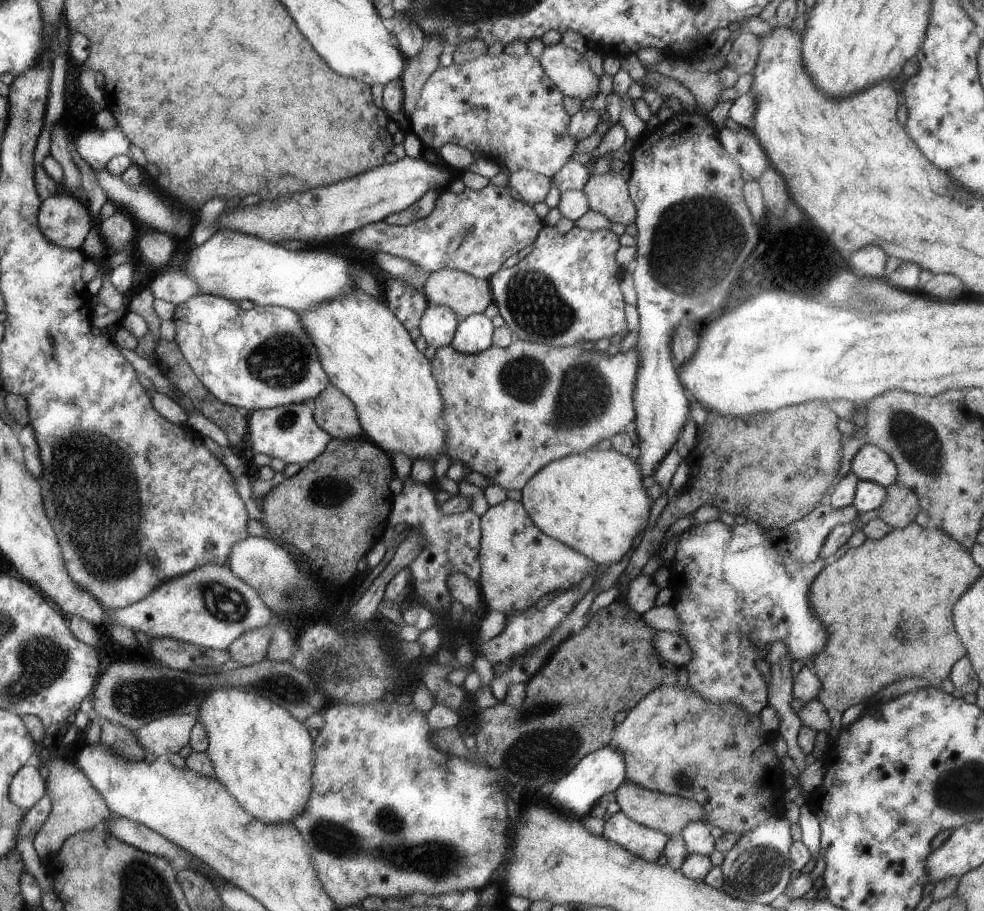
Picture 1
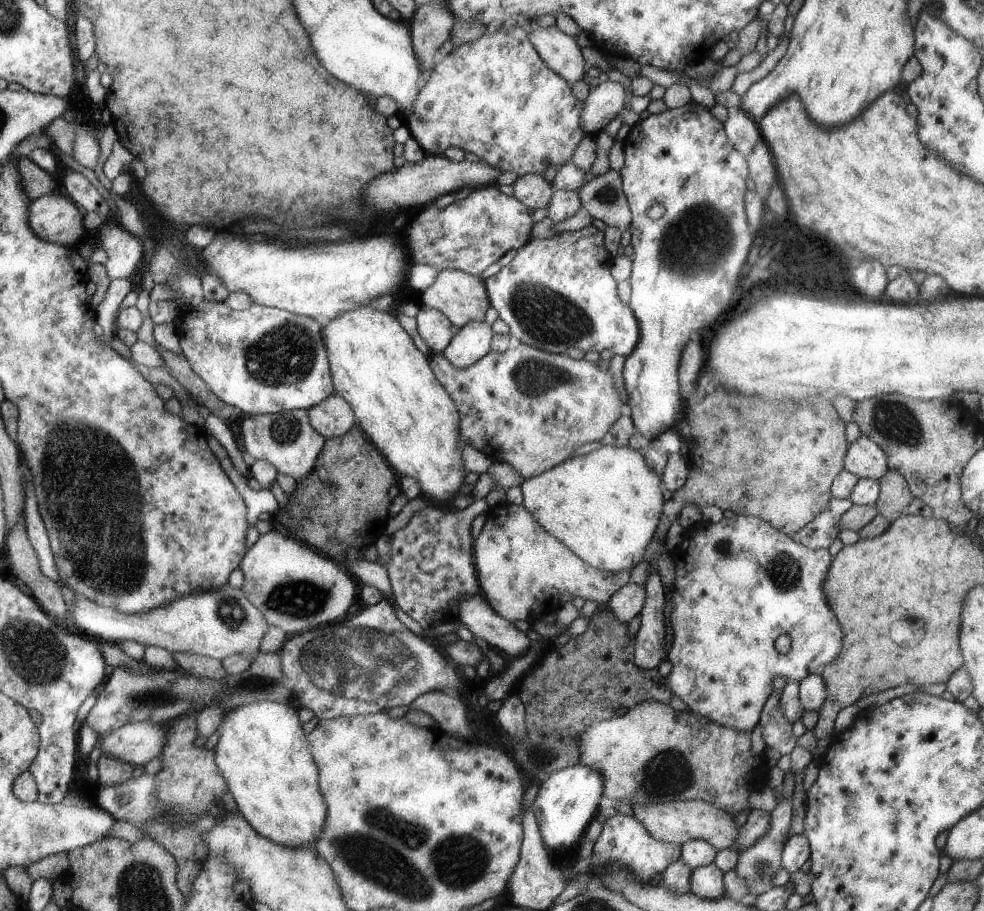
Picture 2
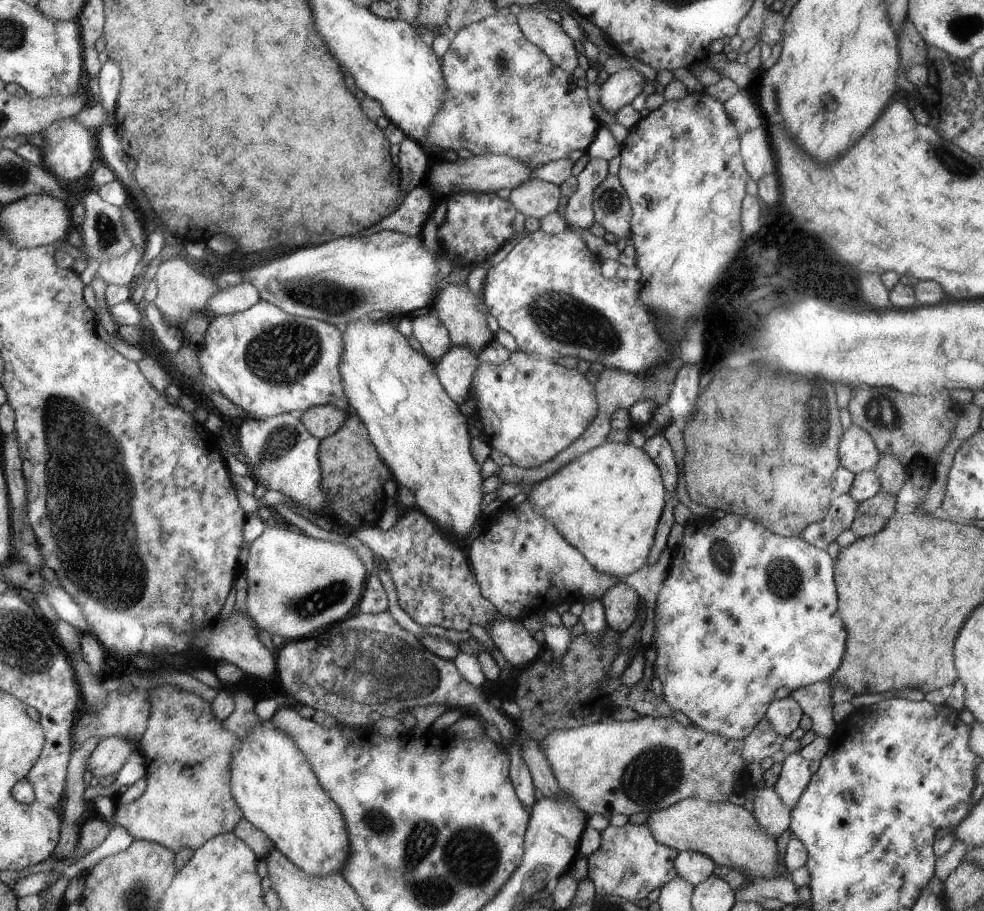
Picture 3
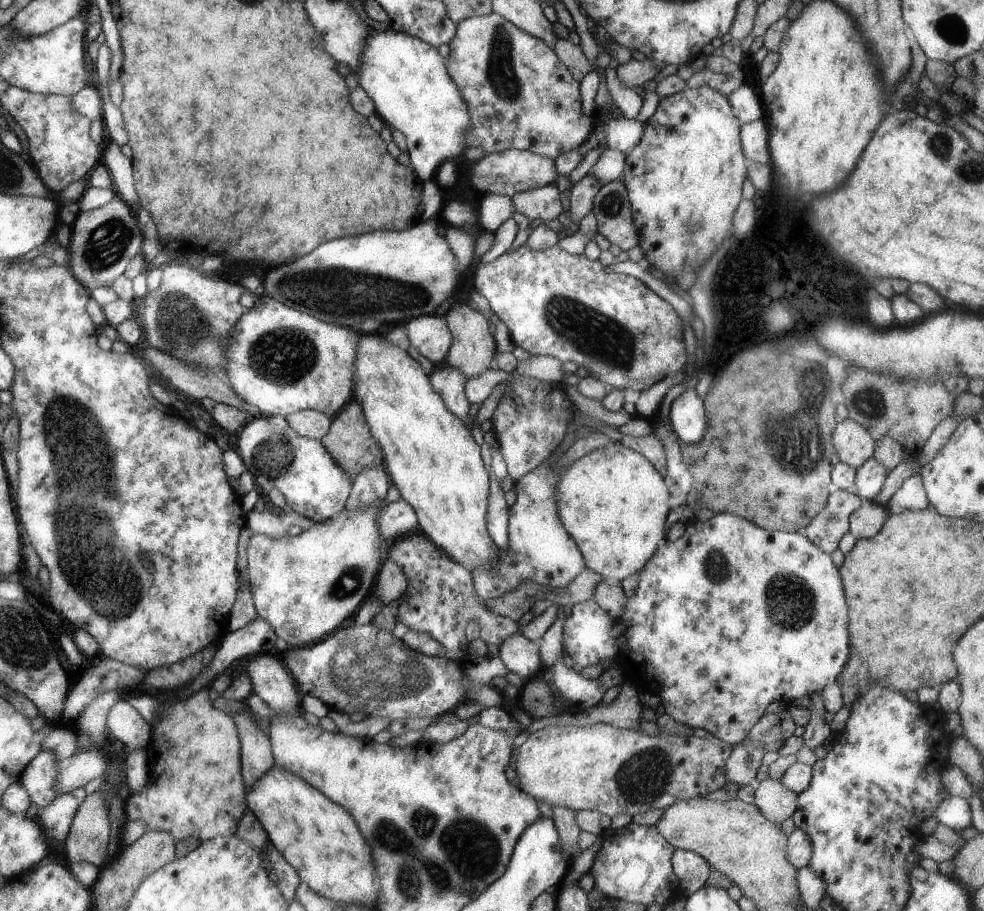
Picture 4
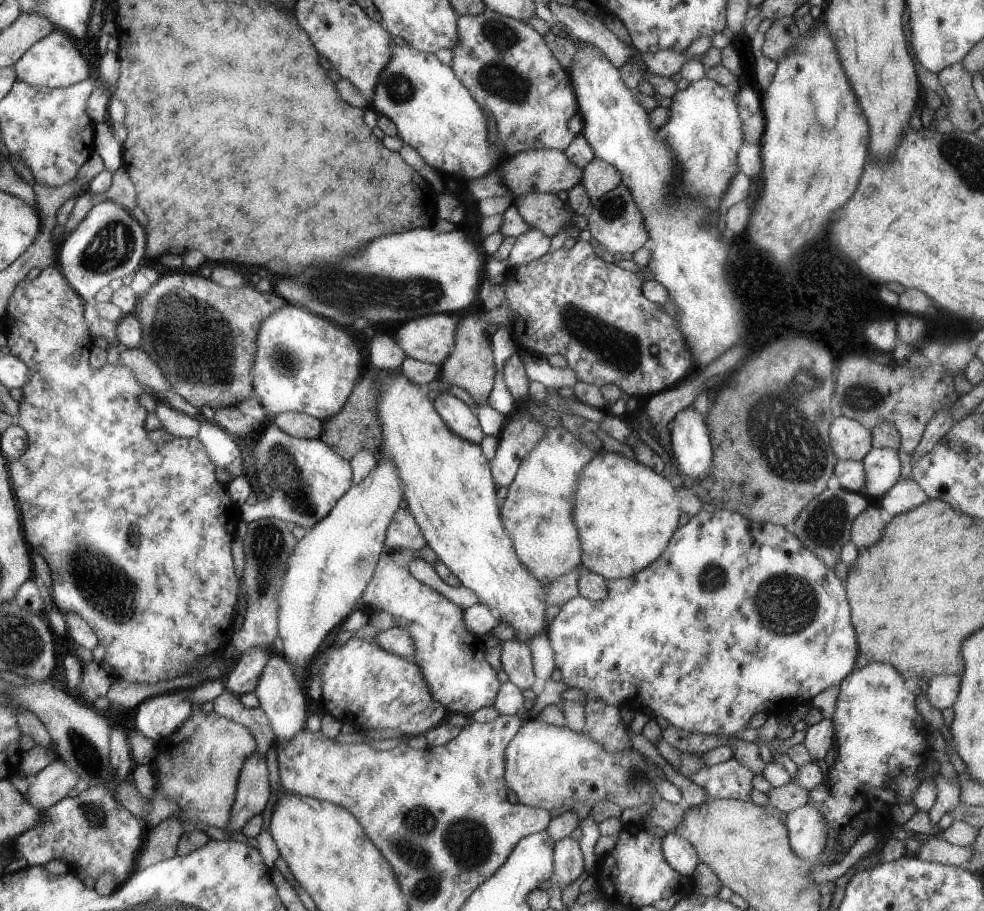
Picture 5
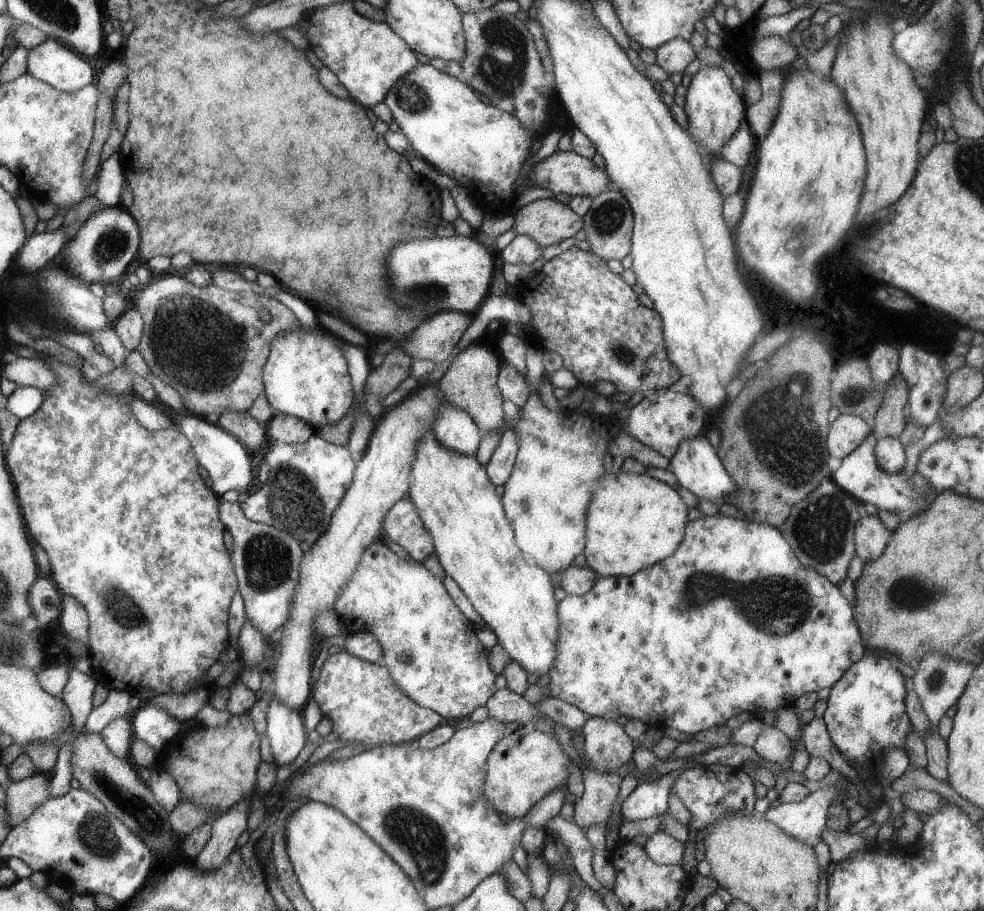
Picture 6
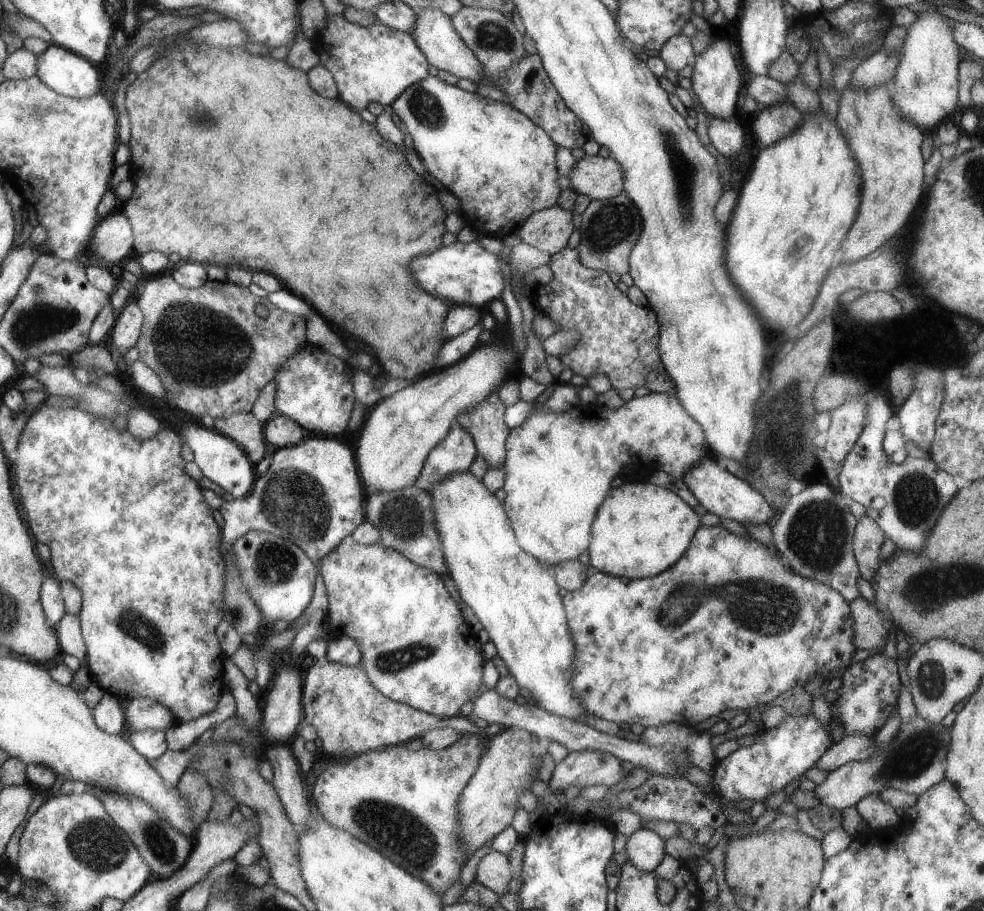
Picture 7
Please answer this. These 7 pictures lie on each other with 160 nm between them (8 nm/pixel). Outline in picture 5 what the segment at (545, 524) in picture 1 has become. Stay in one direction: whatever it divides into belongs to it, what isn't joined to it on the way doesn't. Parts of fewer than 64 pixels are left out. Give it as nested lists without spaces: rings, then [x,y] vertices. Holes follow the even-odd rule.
[[[598,452],[584,466],[573,490],[572,517],[581,545],[582,565],[606,580],[624,579],[644,570],[668,547],[682,513],[676,488],[661,472],[617,453]]]

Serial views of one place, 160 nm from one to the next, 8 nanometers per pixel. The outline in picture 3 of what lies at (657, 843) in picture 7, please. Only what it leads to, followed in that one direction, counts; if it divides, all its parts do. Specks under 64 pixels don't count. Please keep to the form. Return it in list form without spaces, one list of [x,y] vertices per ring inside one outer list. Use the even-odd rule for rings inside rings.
[[[679,851],[674,864],[677,874],[694,887],[714,875],[717,867],[709,856],[694,851]]]

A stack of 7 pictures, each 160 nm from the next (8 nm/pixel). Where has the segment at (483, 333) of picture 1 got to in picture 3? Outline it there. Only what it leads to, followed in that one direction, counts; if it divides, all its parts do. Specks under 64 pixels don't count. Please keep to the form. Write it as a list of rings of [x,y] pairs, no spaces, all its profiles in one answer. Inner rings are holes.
[[[461,344],[451,346],[435,365],[443,387],[457,403],[463,404],[470,396],[474,371],[480,363],[479,352]]]

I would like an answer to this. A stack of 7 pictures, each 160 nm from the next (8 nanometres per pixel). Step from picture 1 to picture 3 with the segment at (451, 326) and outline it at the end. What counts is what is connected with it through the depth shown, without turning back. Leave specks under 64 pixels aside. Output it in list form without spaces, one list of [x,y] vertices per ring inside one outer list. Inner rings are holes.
[[[431,309],[413,316],[413,335],[433,362],[439,361],[452,346],[448,329]]]

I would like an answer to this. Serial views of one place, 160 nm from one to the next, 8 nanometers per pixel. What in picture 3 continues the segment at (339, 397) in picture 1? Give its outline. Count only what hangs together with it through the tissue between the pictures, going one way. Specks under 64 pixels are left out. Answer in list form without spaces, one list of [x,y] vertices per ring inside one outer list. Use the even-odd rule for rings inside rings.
[[[322,405],[309,408],[301,413],[301,420],[312,435],[319,438],[320,442],[327,436],[334,435],[348,420],[348,413],[336,405]]]

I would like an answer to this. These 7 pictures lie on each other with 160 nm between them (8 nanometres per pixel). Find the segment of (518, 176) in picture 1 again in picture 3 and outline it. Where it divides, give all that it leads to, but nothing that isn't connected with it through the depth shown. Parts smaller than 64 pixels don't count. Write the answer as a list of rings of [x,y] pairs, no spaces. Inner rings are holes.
[[[534,178],[511,188],[509,199],[518,212],[539,219],[563,204],[559,186]]]

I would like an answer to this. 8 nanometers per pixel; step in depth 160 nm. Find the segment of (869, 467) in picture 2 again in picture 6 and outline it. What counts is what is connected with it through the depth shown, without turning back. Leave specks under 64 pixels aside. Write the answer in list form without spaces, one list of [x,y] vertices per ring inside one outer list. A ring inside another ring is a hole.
[[[839,415],[829,426],[826,444],[831,456],[842,458],[854,452],[871,433],[872,426],[854,415]]]

